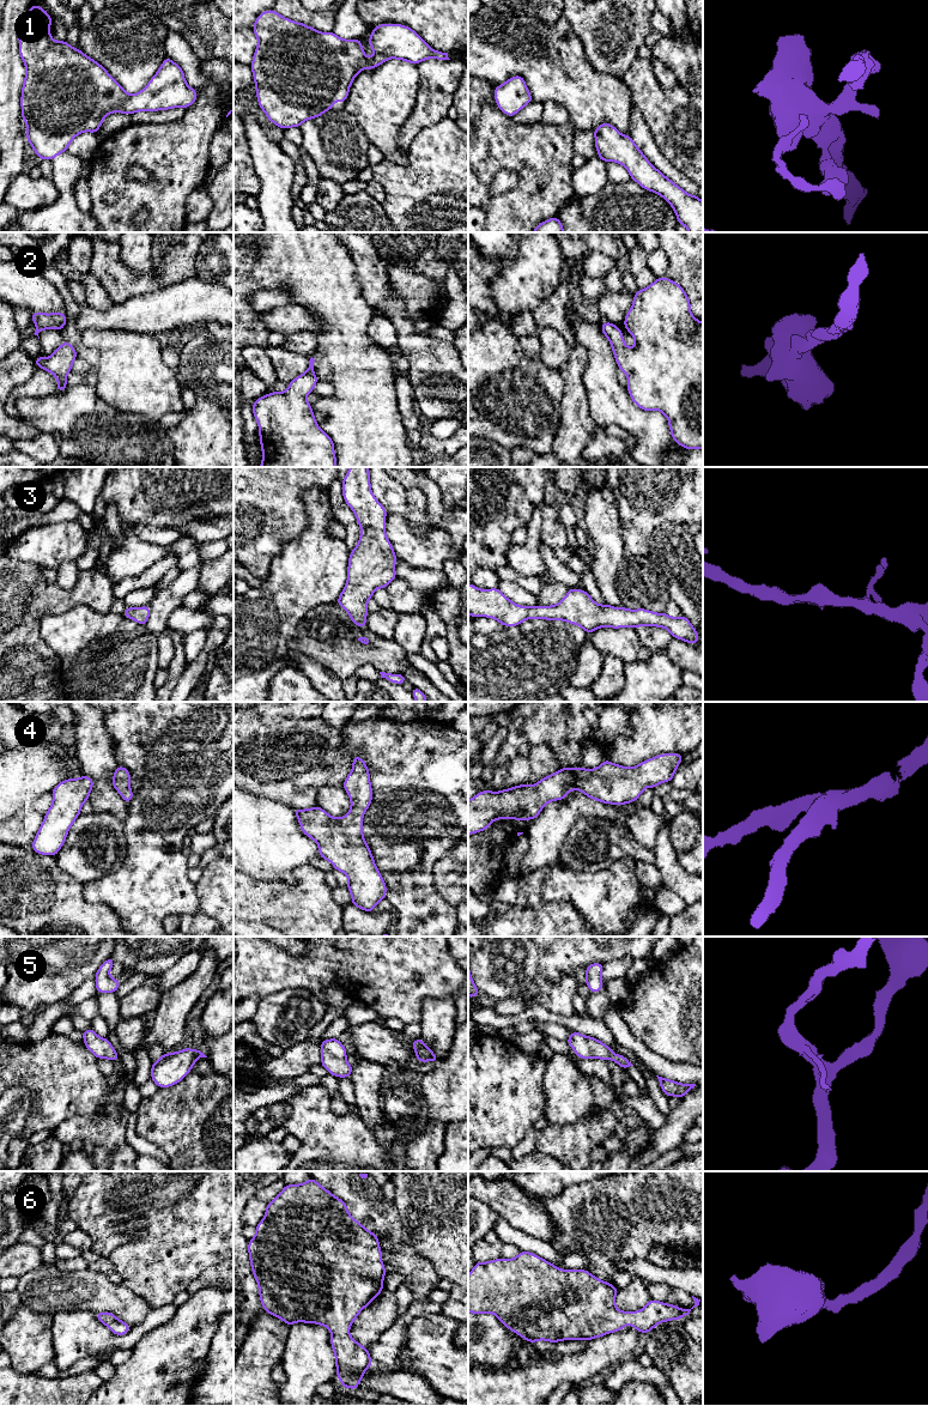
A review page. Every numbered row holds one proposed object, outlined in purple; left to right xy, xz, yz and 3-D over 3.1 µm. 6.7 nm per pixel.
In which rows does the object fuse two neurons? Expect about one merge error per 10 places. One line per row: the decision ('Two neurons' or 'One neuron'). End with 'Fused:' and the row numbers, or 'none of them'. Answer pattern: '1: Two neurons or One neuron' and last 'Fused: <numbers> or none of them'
1: One neuron
2: One neuron
3: One neuron
4: One neuron
5: One neuron
6: One neuron
Fused: none of them

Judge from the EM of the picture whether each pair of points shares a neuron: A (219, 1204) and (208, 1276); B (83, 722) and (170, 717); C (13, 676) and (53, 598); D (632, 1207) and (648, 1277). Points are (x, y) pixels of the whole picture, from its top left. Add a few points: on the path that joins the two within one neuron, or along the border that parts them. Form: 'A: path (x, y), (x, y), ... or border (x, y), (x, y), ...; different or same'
A: border (220, 1261), (205, 1268), (188, 1285); different
B: border (102, 714), (104, 726), (115, 747); different
C: path (13, 655), (13, 635), (32, 616); same
D: border (646, 1258), (623, 1260), (618, 1270); different

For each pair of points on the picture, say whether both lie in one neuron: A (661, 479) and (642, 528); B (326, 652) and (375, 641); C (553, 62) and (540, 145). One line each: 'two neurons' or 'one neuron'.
A: one neuron
B: one neuron
C: two neurons

